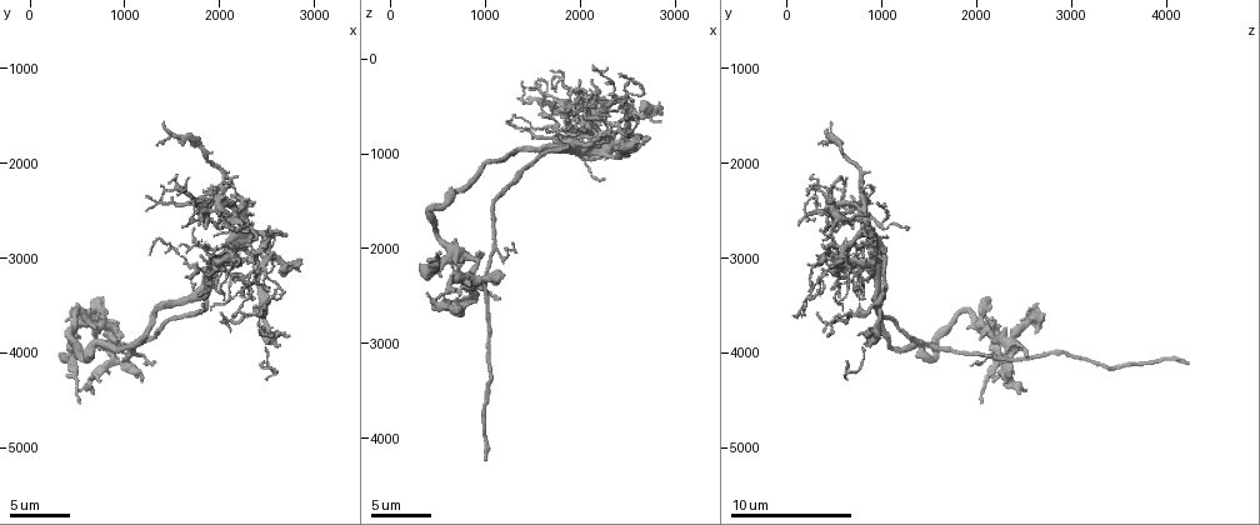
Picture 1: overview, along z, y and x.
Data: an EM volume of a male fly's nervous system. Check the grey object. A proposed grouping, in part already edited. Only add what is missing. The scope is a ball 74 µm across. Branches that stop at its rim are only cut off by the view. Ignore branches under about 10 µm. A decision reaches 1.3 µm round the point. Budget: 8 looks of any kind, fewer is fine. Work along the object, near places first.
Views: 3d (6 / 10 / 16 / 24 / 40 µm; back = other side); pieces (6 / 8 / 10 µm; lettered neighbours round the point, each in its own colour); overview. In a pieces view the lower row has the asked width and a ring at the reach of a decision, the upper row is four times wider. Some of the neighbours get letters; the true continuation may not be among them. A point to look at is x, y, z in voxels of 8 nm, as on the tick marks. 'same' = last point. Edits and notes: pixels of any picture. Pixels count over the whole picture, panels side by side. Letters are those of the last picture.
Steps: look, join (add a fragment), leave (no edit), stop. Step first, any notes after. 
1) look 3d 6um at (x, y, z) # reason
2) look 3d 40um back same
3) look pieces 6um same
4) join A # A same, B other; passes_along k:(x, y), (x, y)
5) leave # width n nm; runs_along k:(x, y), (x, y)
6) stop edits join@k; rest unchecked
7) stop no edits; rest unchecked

look 3d 10um at (2020, 3580, 340)

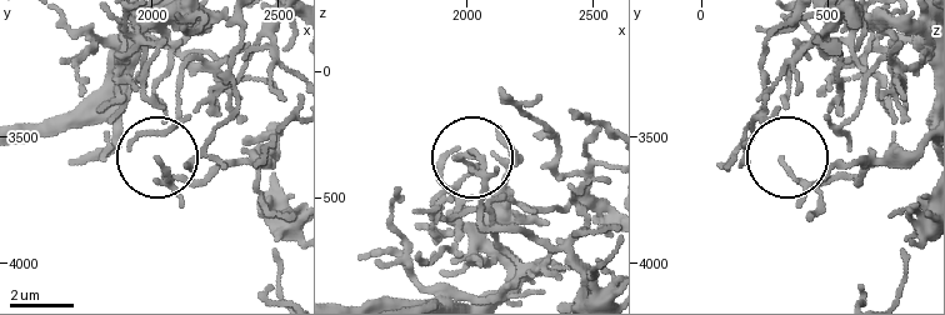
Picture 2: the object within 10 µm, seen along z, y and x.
look pieces 10um at (2020, 3600, 320) # see the neighbours

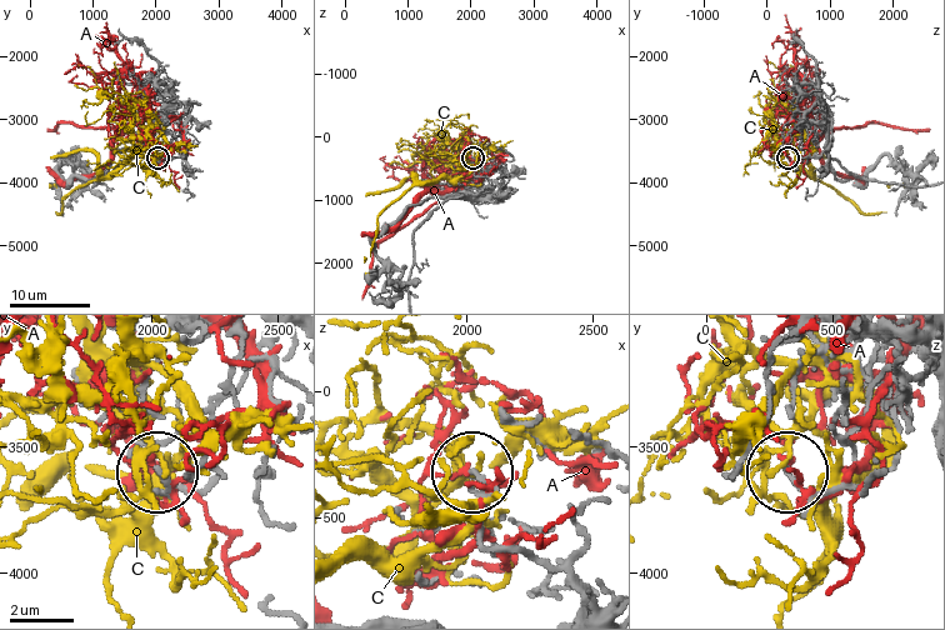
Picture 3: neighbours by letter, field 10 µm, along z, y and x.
leave # A other, C other; runs_along 3:(583, 601), (559, 571), (486, 545), (473, 475); none of them fits

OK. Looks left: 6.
look pieces 10um at (1540, 2140, 260) # thin end

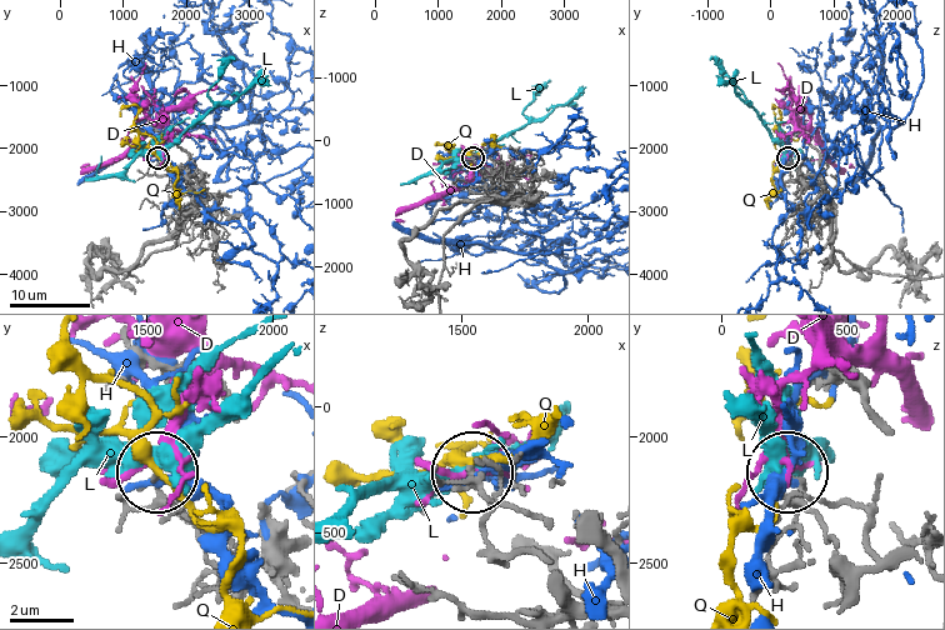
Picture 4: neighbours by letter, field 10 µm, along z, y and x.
leave # D other, H other, L other, Q other; runs_along 4:(543, 518), (494, 501), (470, 471); no lettered fragment goes on from it

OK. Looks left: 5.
look pieces 10um at (2820, 3080, 480) # an open end

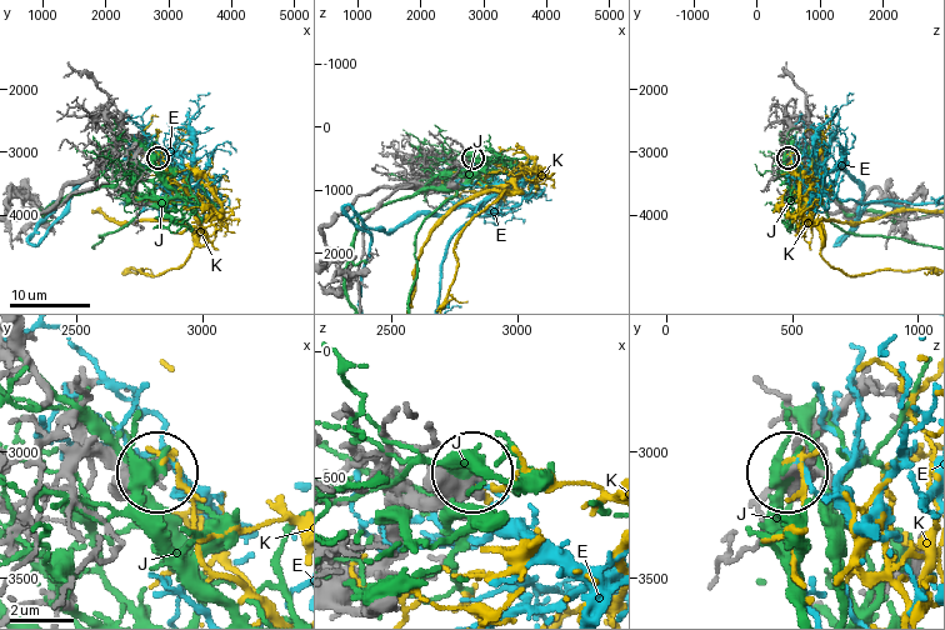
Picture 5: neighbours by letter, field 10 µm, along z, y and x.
leave # E other, J other, K other; none of them fits

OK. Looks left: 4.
look pieces 10um at (1120, 4020, 2540) # an open end

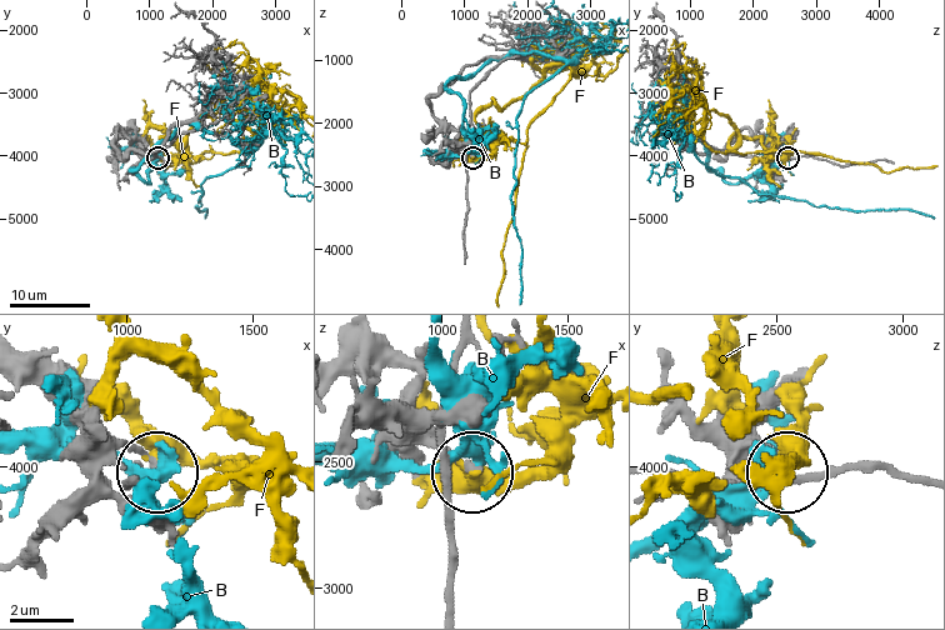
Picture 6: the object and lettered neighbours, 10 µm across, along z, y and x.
leave # B other, F other; none of them fits

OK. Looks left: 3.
stop no edits; rest unchecked

